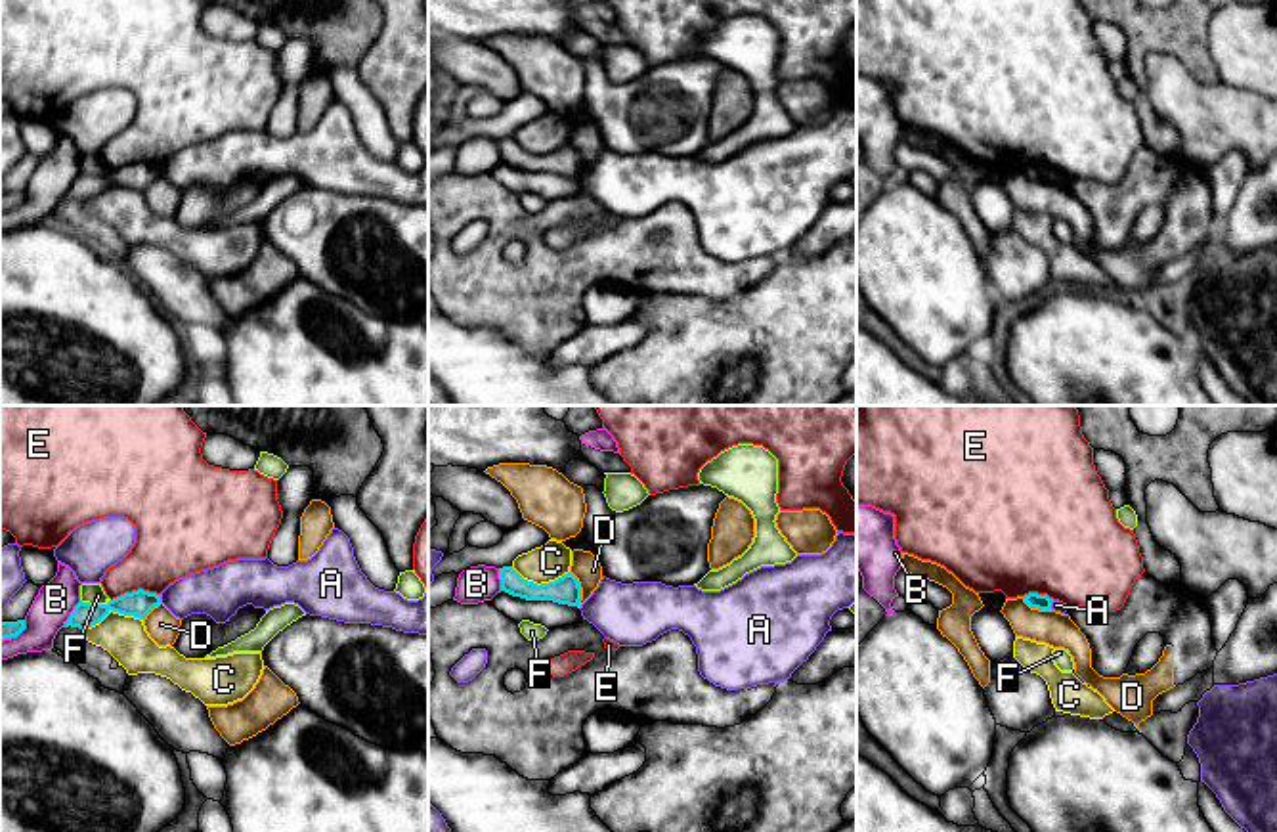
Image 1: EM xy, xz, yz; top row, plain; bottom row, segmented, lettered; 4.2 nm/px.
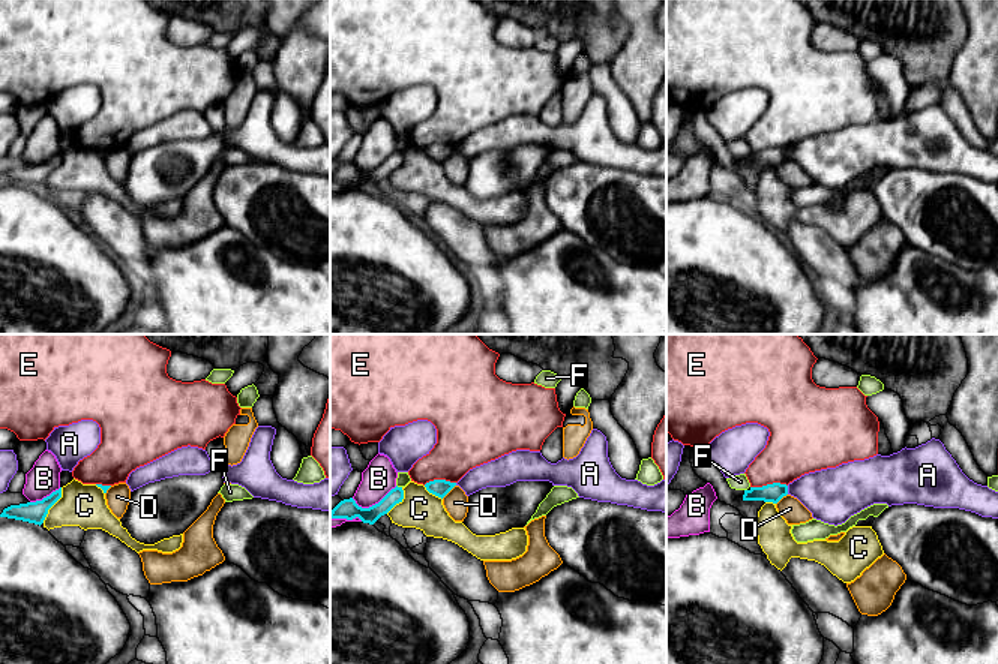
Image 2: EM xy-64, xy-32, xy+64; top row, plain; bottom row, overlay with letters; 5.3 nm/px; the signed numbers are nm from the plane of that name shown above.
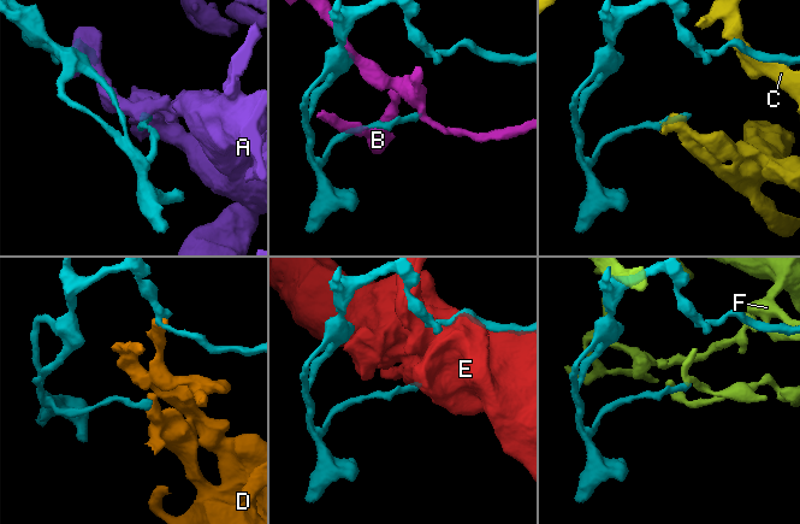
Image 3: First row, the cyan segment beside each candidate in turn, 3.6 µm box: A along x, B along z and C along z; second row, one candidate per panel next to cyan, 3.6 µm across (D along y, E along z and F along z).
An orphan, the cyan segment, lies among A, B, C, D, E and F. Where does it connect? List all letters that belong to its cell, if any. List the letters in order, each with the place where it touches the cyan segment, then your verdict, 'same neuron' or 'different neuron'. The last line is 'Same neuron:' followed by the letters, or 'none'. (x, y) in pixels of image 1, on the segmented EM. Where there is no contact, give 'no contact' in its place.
A: xy (159, 599) | different neuron
B: xy (71, 614) | different neuron
C: xy (113, 611) | same neuron
D: xz (580, 590) | different neuron
E: xy (134, 591) | different neuron
F: xy (92, 605) | different neuron
Same neuron: C

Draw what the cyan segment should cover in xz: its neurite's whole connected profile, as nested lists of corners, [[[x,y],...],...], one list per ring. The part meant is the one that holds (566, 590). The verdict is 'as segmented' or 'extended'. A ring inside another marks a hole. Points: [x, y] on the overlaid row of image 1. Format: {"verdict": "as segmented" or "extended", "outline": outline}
{"verdict": "extended", "outline": [[[549,539],[545,545],[518,555],[510,566],[499,568],[501,591],[526,601],[579,606],[581,587],[570,566],[572,549]]]}

